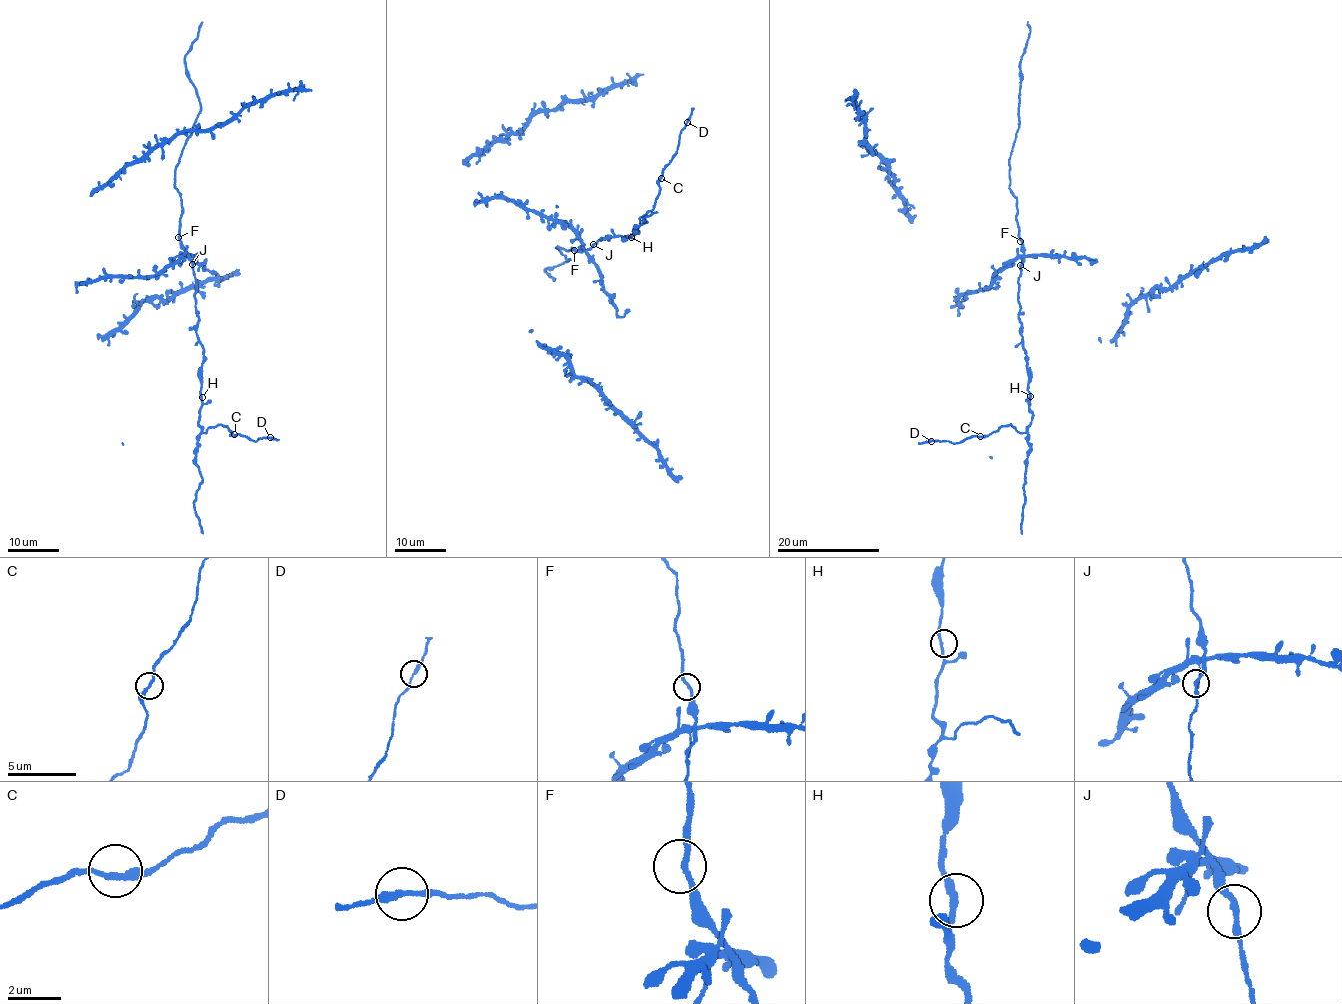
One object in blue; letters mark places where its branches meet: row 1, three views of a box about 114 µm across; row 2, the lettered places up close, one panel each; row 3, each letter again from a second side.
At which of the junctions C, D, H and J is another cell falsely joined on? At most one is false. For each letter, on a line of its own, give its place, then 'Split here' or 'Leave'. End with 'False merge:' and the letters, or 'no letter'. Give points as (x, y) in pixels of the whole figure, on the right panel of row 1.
C: Place: (980, 436). Leave
D: Place: (931, 441). Leave
H: Place: (1030, 396). Leave
J: Place: (1020, 265). Leave
False merge: no letter

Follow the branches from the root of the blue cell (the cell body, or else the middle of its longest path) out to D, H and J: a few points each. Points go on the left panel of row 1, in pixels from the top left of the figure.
D: (150, 275), (183, 255), (192, 264), (203, 350), (201, 431), (222, 425), (252, 440), (269, 437)
H: (150, 275), (160, 275), (183, 255), (192, 264), (199, 319), (196, 336), (203, 350), (202, 397)
J: (150, 275), (160, 275), (186, 254), (192, 264)

